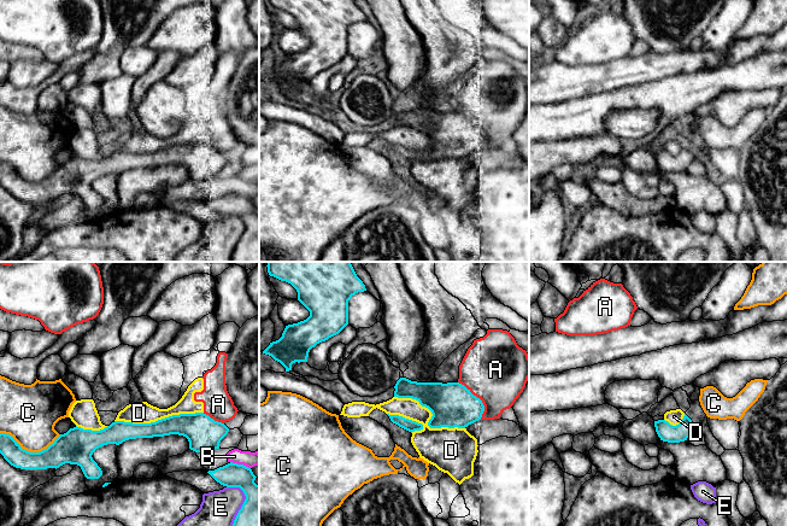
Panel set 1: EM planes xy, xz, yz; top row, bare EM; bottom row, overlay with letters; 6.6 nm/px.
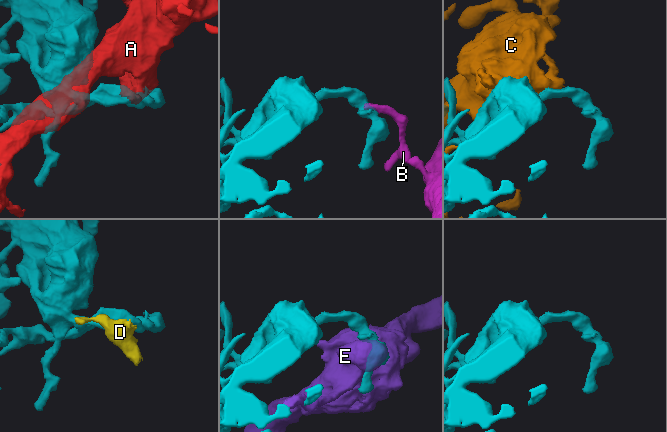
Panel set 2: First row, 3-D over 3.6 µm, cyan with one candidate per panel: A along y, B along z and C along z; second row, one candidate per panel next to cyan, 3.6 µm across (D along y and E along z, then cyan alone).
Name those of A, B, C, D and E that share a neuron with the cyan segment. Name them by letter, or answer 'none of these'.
none of these

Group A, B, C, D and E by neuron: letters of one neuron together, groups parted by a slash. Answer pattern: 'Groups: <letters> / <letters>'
Groups: A D / B / C / E

